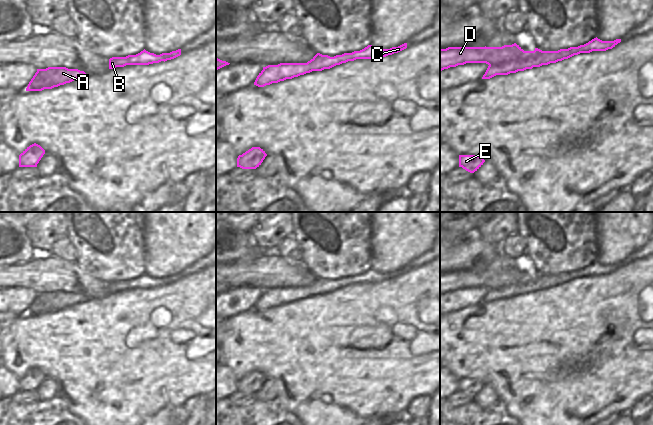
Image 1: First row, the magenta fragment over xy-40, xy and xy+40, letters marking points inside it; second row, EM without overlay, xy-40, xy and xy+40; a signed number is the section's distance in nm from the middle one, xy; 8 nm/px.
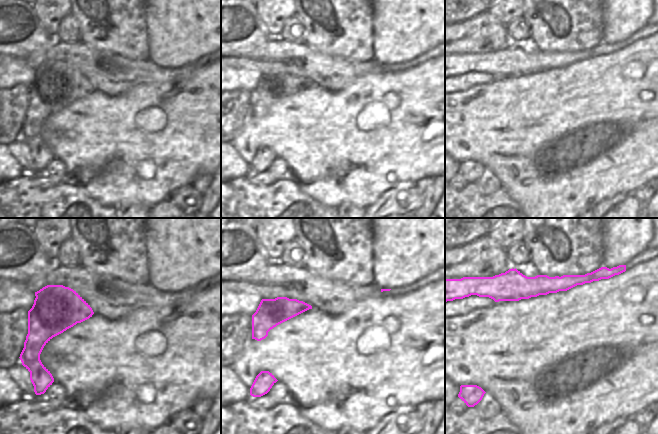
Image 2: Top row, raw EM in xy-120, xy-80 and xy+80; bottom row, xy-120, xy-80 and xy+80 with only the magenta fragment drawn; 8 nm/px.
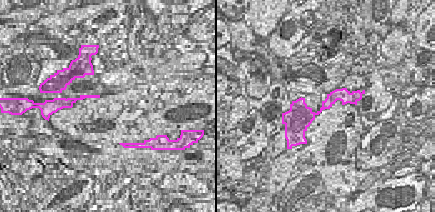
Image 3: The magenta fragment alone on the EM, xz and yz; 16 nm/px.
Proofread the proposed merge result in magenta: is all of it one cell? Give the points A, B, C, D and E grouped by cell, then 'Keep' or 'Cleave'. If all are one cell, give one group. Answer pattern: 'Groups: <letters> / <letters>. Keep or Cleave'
Groups: A E / B C D. Cleave

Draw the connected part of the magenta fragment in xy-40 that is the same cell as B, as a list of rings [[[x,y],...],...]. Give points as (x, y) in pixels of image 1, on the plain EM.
[[[145,273],[136,279],[128,279],[126,281],[112,281],[109,283],[109,293],[116,291],[124,291],[126,289],[149,289],[153,287],[159,287],[161,285],[167,285],[174,283],[181,279],[181,273],[172,275],[170,277],[162,277],[156,279],[150,277]]]

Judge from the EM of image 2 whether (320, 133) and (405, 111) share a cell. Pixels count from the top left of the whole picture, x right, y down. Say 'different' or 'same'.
same

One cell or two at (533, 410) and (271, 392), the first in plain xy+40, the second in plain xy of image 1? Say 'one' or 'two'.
two

